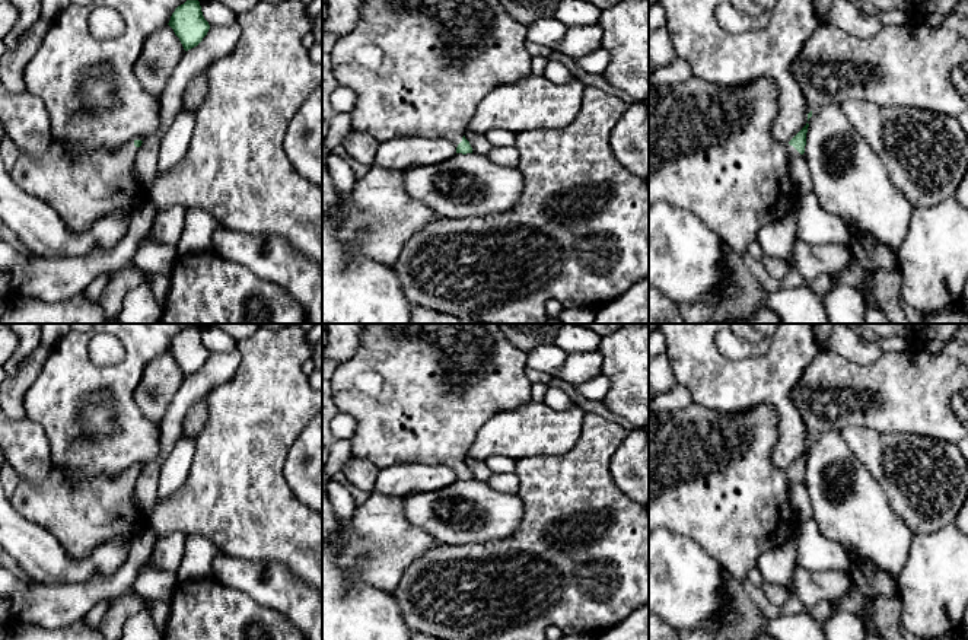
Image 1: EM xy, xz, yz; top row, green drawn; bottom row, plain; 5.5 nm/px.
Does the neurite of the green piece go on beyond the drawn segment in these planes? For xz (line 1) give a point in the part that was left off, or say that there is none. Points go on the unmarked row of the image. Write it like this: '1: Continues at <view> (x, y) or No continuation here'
1: Continues at xz (419, 392)

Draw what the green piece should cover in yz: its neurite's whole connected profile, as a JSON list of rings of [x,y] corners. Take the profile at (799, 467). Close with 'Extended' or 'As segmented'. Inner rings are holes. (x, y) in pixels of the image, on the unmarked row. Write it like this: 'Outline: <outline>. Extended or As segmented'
Outline: [[[694,402],[687,405],[684,410],[674,413],[653,413],[649,410],[649,532],[662,528],[692,539],[709,555],[717,560],[727,574],[738,582],[743,582],[748,577],[748,571],[752,567],[757,567],[757,560],[762,553],[783,545],[796,535],[799,528],[797,516],[790,503],[790,485],[803,483],[809,450],[806,449],[806,452],[789,469],[777,468],[773,462],[774,445],[778,434],[777,424],[778,418],[776,417],[771,405],[755,405],[739,414],[717,413]]]. Extended

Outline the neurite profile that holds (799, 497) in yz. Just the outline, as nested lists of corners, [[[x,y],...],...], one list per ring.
[[[805,483],[790,485],[790,503],[795,509],[799,523],[813,518],[812,504]]]

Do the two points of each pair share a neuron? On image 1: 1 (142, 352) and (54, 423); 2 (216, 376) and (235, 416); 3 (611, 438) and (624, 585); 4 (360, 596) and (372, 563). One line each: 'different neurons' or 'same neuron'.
1: same neuron
2: different neurons
3: same neuron
4: different neurons

